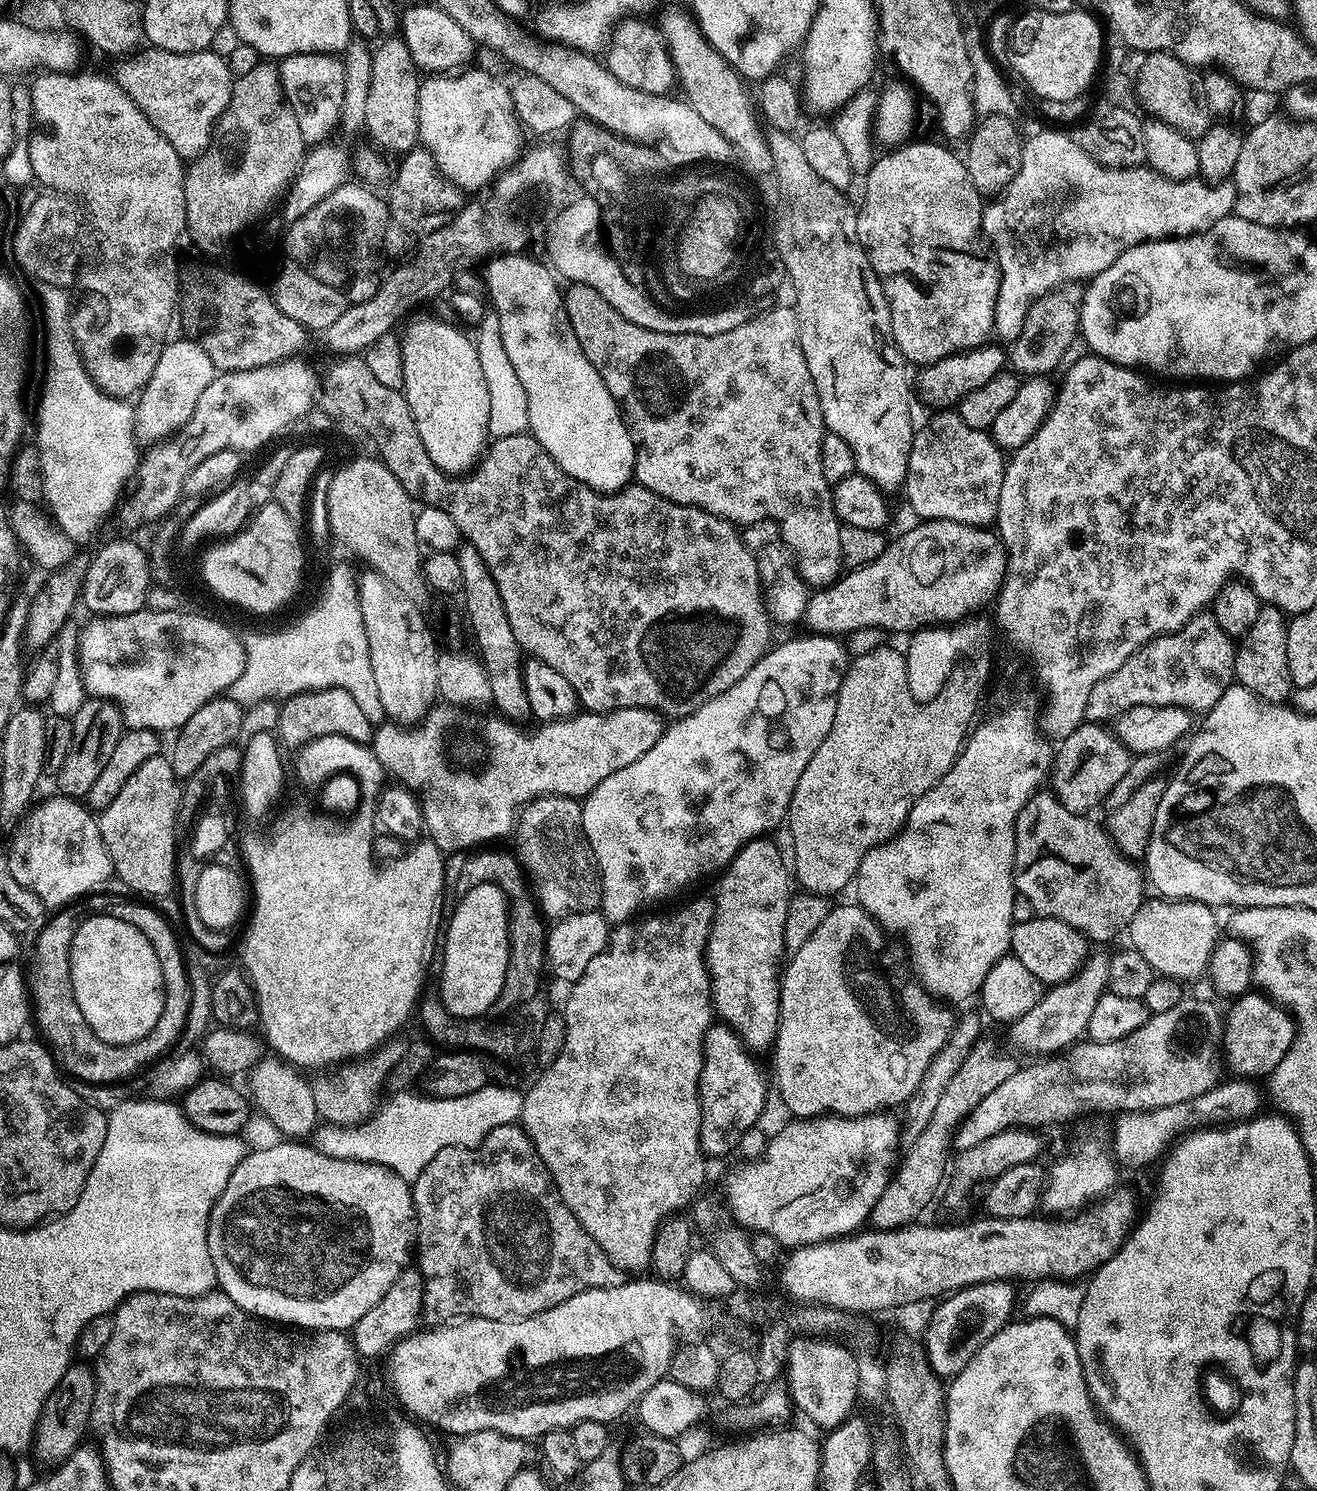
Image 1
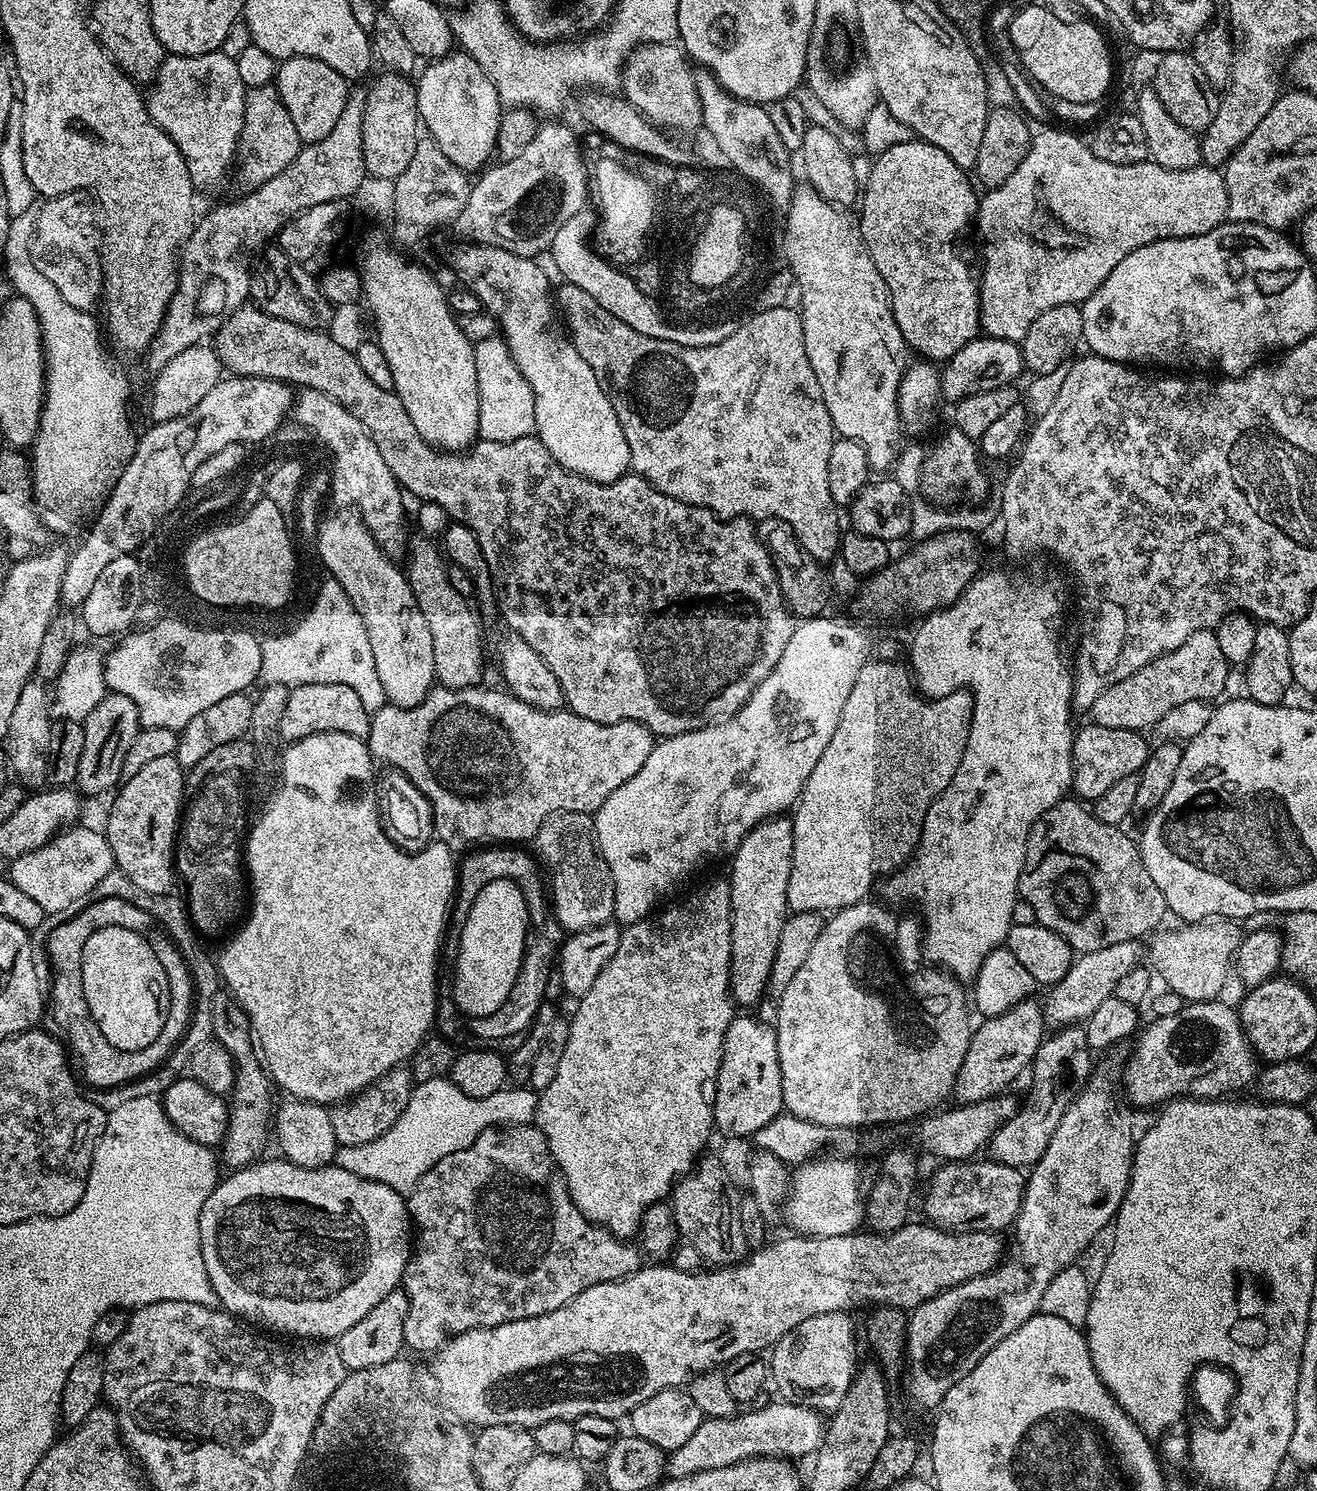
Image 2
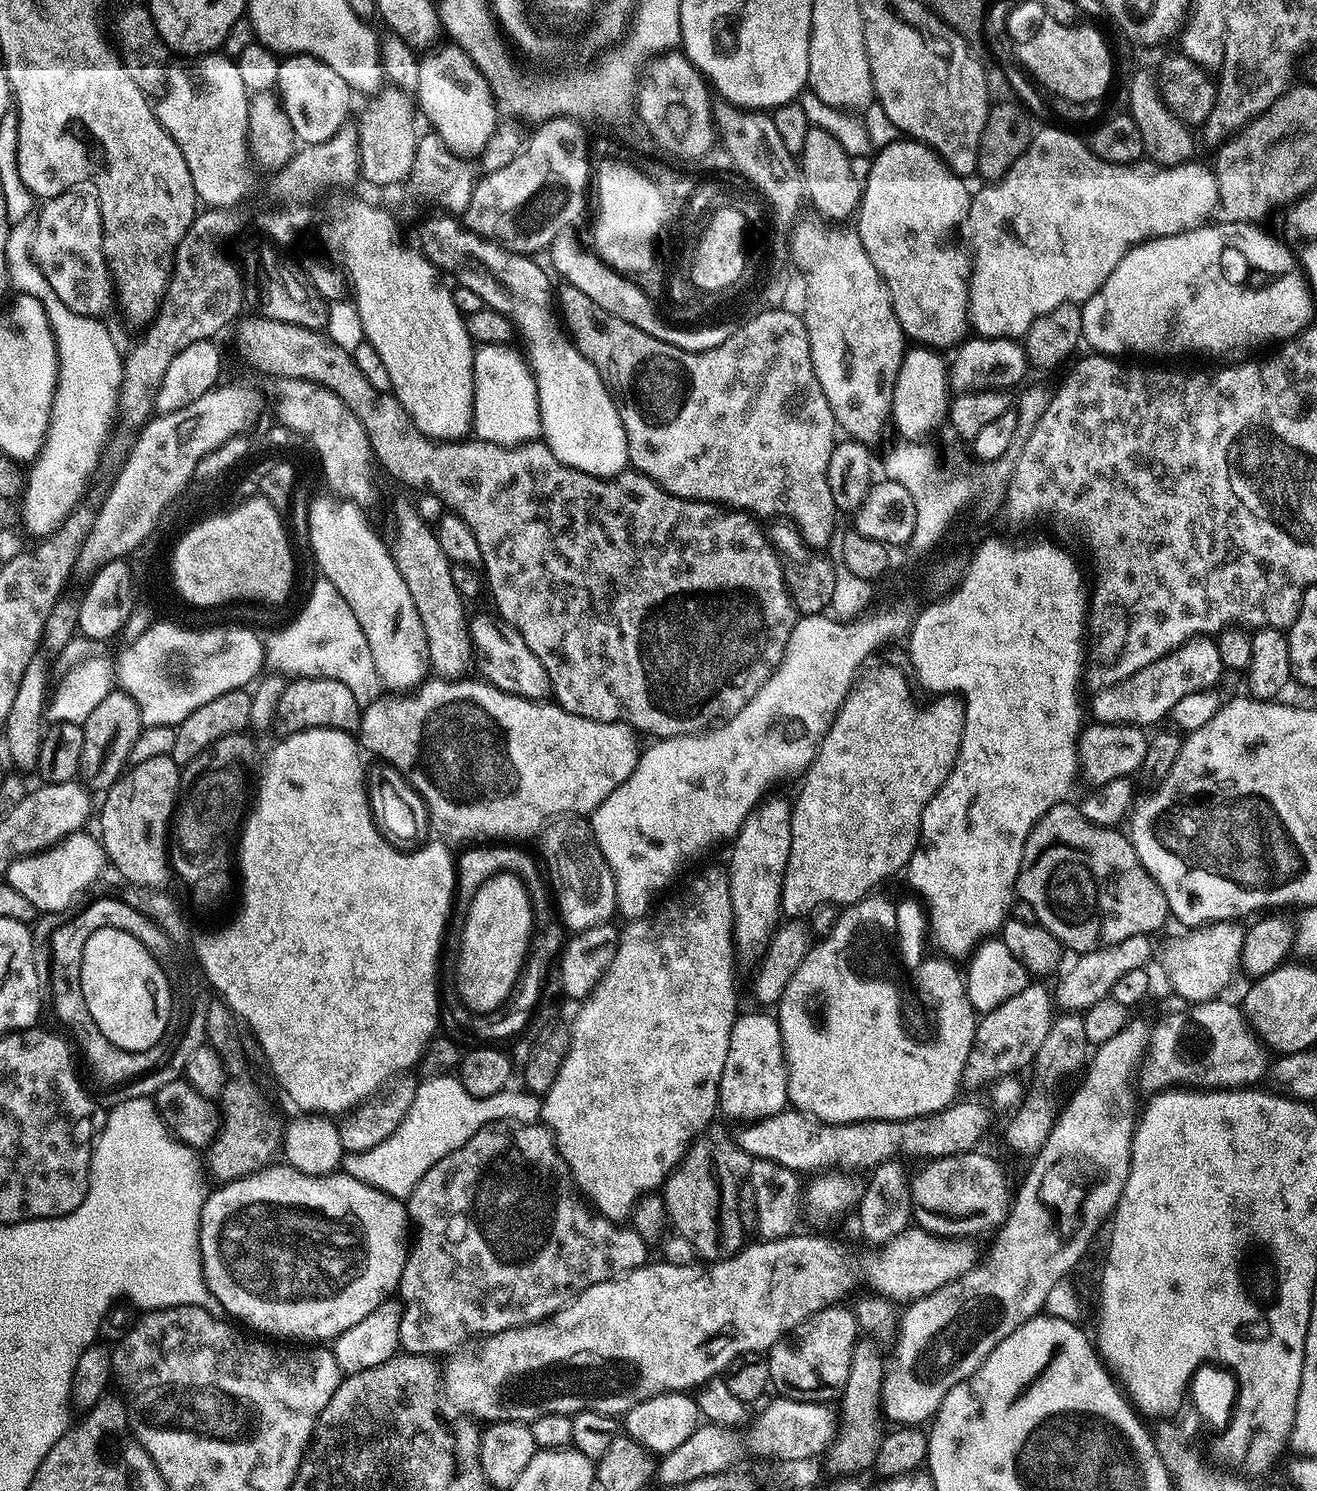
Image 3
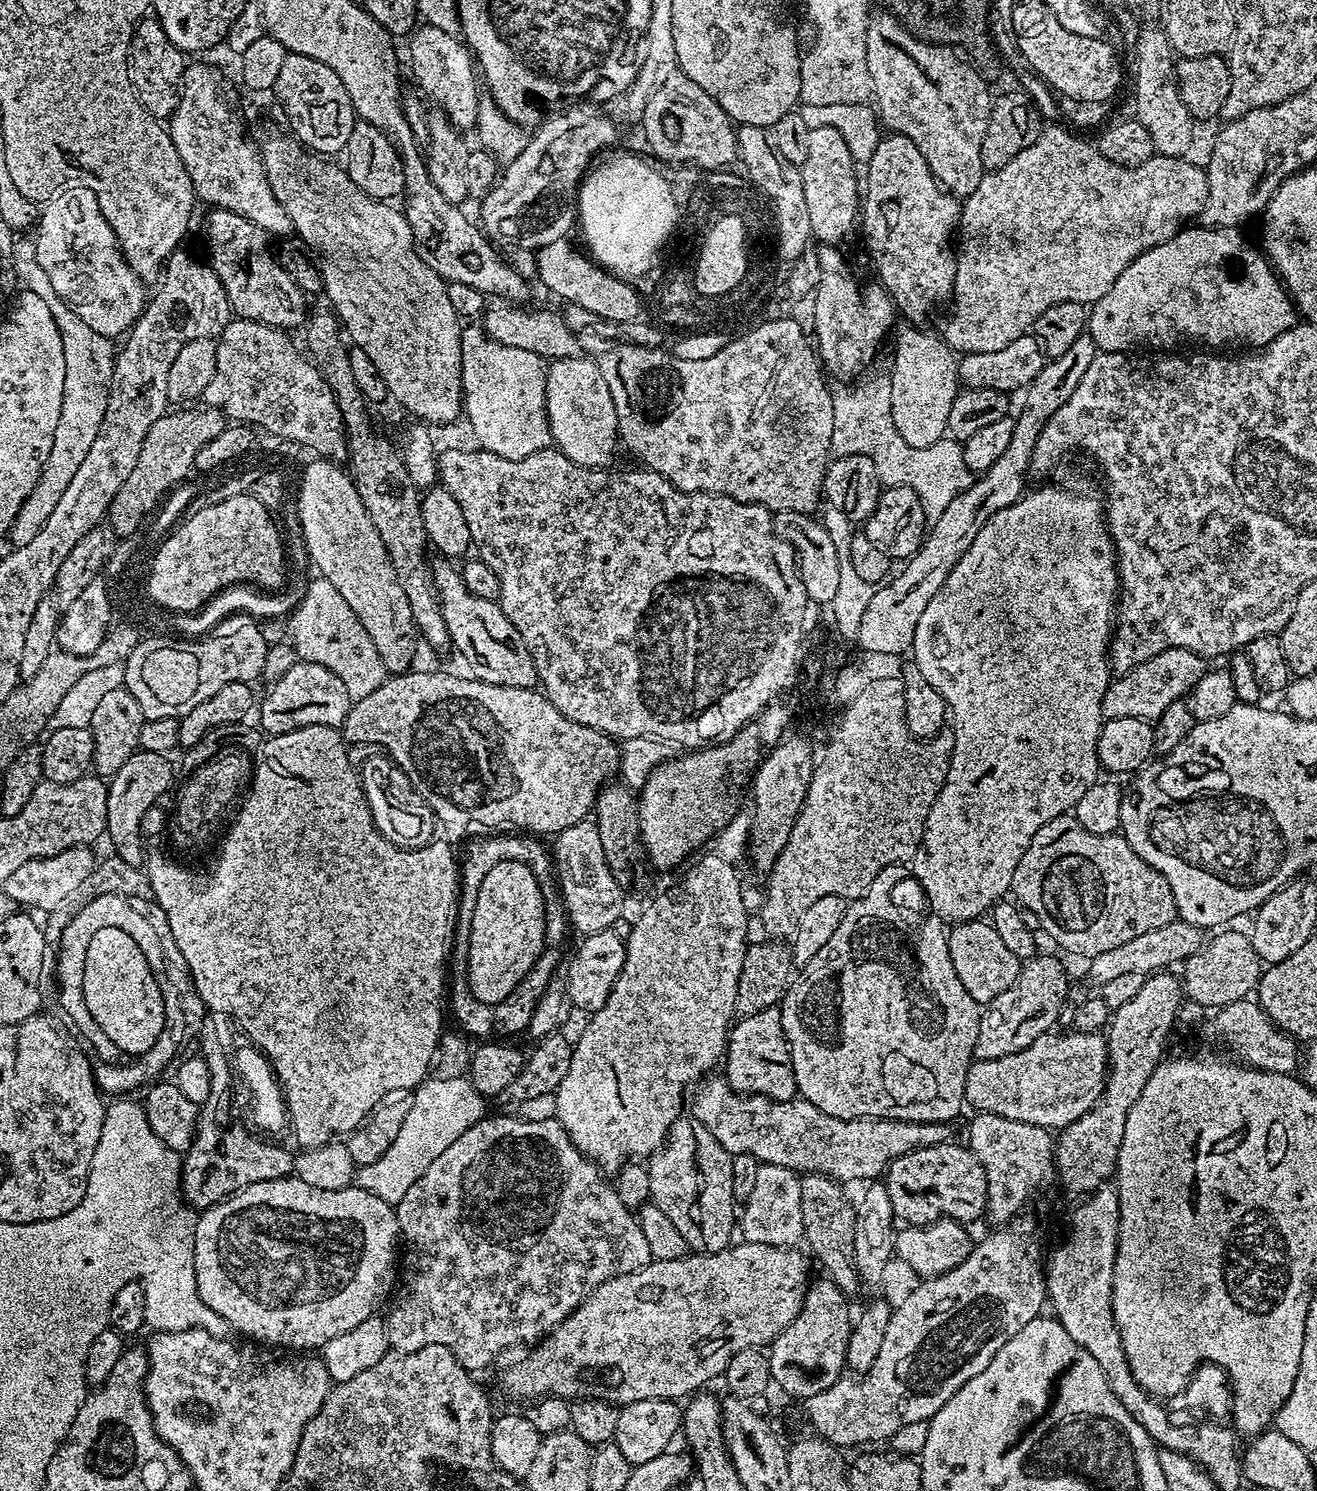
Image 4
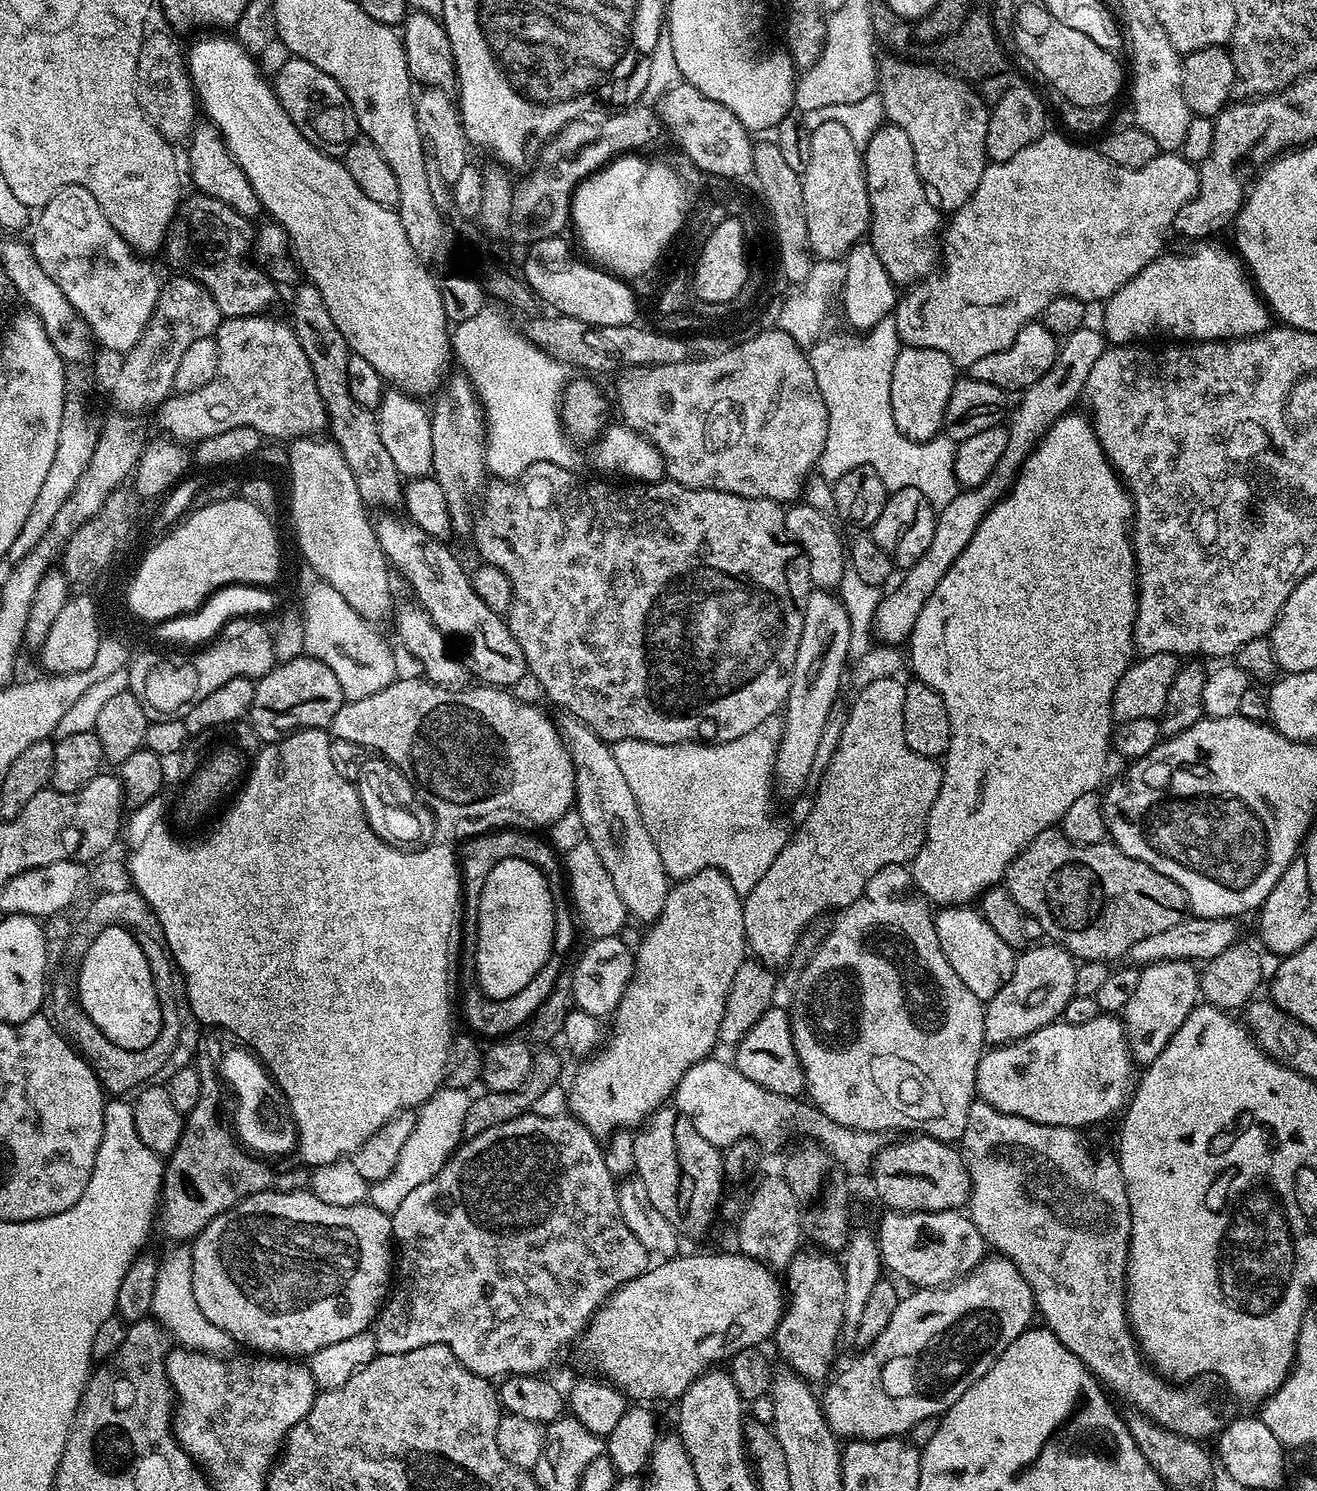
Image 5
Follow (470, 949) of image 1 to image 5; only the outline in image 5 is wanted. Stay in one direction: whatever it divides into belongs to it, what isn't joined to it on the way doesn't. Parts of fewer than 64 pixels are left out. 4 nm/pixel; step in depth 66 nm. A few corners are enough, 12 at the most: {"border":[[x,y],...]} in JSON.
{"border":[[506,858],[485,878],[476,980],[518,994],[554,956],[552,884]]}

